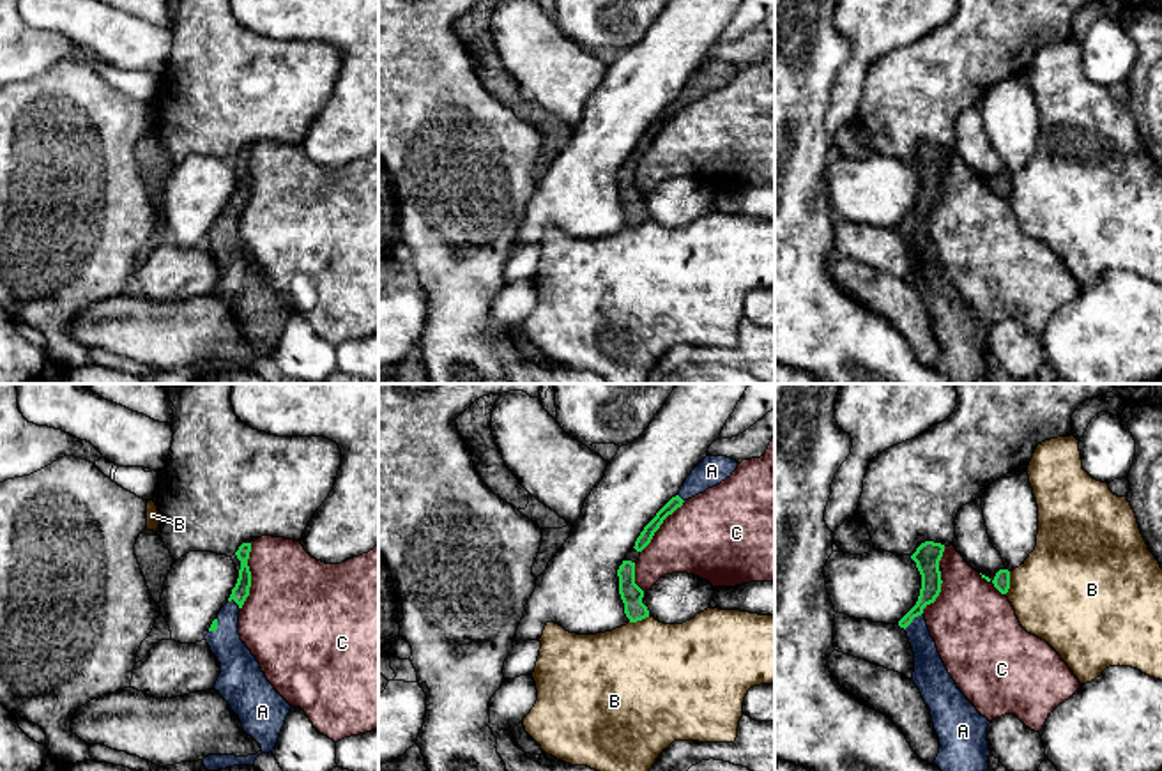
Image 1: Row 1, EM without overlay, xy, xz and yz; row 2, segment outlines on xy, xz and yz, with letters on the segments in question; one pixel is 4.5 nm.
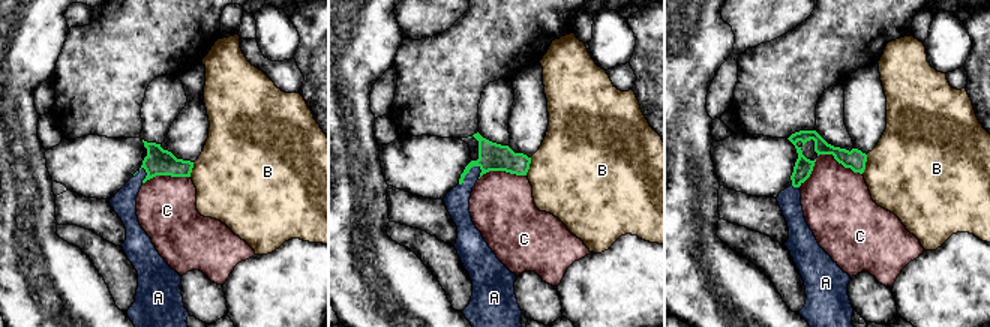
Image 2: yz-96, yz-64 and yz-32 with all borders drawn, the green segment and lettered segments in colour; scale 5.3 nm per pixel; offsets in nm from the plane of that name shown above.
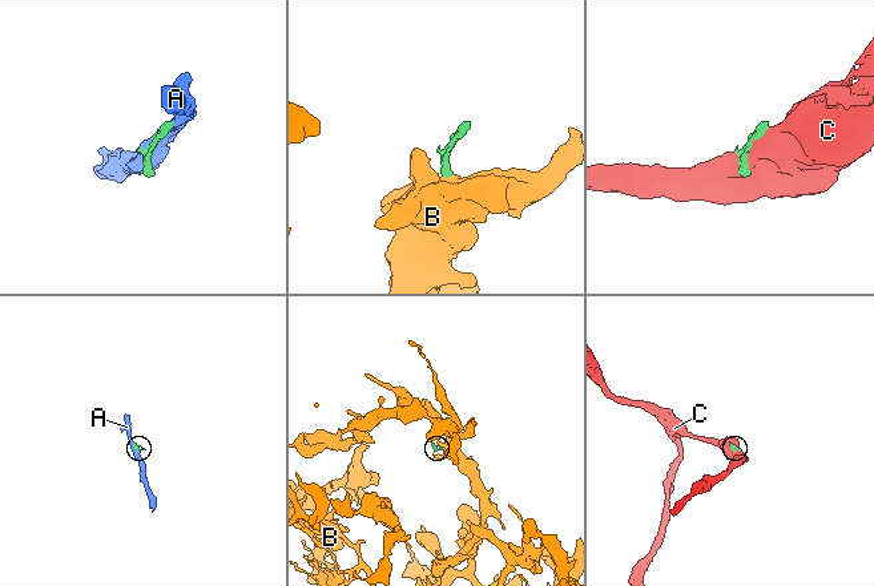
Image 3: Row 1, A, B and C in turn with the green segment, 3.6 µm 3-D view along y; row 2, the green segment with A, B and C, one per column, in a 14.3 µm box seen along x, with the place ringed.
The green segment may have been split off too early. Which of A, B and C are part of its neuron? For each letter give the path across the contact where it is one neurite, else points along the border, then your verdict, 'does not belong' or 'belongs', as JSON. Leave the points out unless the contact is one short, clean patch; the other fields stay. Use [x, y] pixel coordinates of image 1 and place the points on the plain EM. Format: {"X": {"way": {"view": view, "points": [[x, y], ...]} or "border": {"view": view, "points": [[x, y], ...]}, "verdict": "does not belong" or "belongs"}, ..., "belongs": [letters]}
{"A": {"verdict": "belongs"}, "B": {"border": {"view": "yz", "points": [[1010, 175], [1010, 191], [1005, 197]]}, "verdict": "does not belong"}, "C": {"verdict": "does not belong"}, "belongs": ["A"]}

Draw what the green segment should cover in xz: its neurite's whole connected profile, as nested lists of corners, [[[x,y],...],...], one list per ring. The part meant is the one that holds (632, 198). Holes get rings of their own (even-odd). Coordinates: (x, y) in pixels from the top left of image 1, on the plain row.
[[[706,60],[684,83],[679,97],[672,101],[644,131],[635,145],[635,150],[626,157],[623,168],[617,173],[619,198],[630,226],[649,221],[649,214],[642,207],[644,195],[635,187],[635,168],[640,161],[640,156],[651,147],[654,136],[660,133],[669,118],[681,111],[684,104],[704,97],[707,92],[713,92],[730,81],[738,69],[739,67],[736,64],[727,60]]]

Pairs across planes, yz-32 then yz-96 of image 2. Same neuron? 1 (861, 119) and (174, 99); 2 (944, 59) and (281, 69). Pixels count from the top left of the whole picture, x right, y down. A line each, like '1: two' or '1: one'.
1: two
2: two

